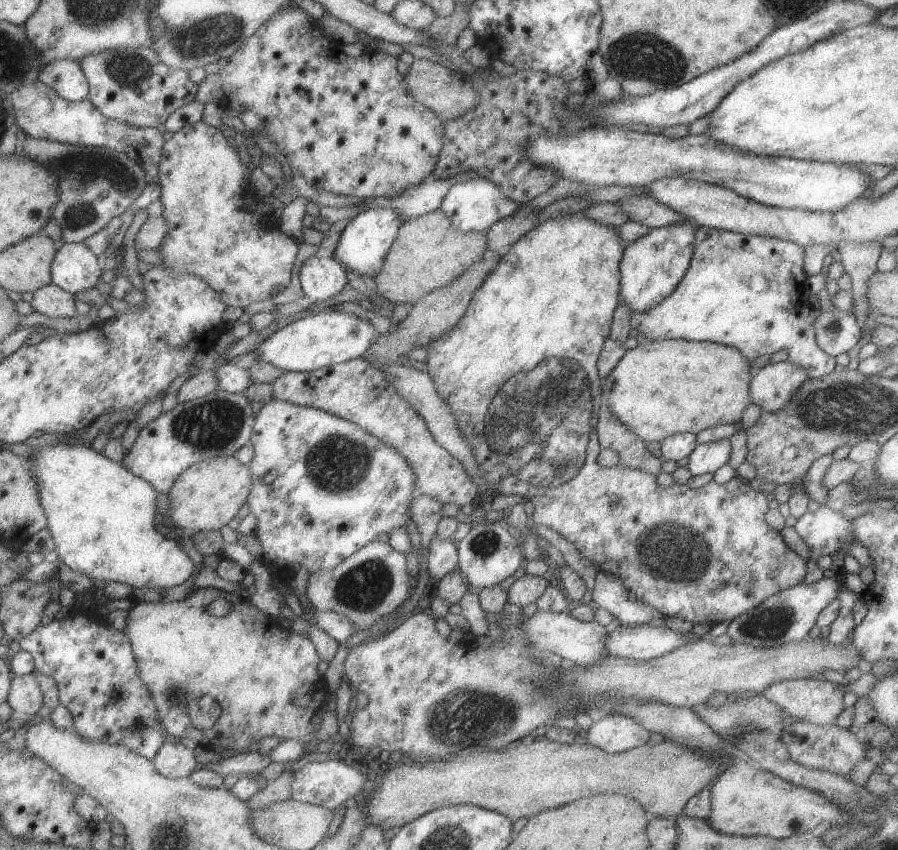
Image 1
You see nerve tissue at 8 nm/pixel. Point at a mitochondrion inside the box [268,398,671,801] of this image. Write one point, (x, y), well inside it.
(459, 716)

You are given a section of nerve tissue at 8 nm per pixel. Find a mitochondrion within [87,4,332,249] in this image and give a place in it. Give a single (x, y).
(202, 37)

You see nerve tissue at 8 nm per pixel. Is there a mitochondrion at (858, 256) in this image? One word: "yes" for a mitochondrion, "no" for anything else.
no

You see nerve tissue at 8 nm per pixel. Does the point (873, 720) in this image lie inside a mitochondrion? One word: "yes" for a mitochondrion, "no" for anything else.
no

